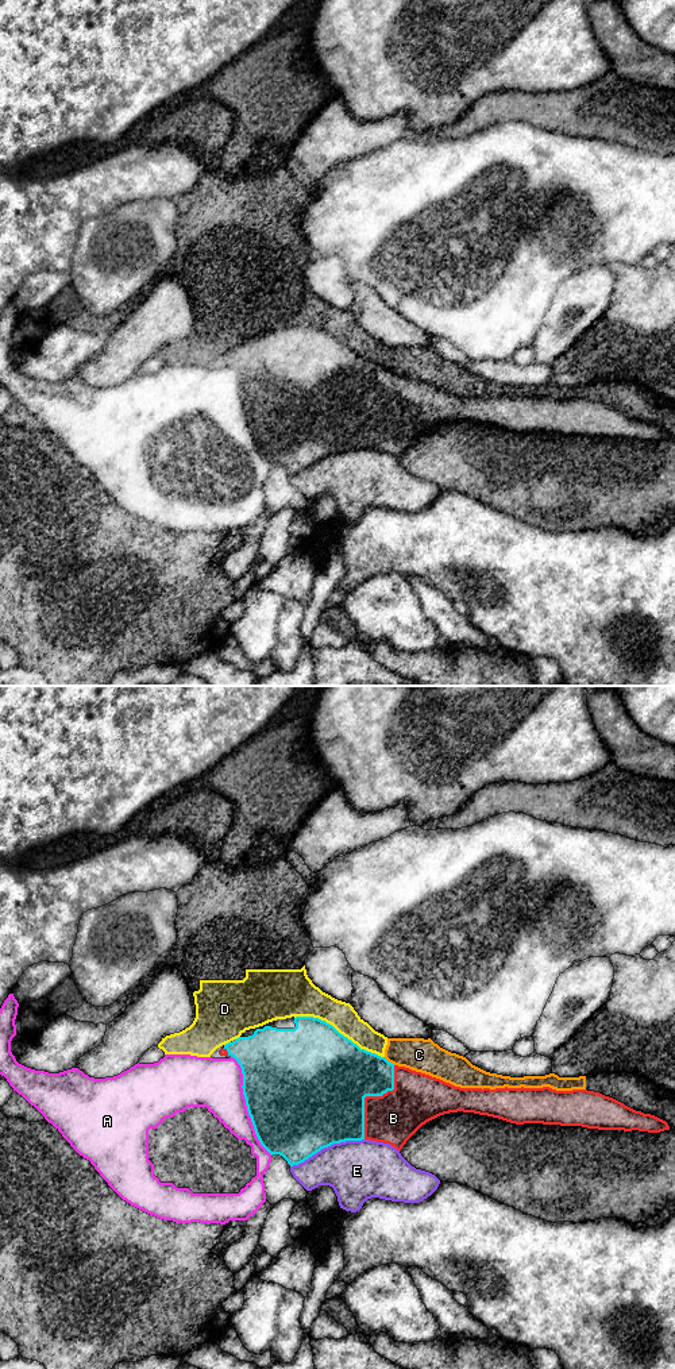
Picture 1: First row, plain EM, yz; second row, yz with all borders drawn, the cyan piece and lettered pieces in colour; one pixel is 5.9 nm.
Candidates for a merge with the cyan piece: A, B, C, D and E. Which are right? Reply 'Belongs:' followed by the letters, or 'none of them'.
Belongs: B

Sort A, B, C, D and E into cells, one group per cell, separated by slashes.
A / B / C D / E

